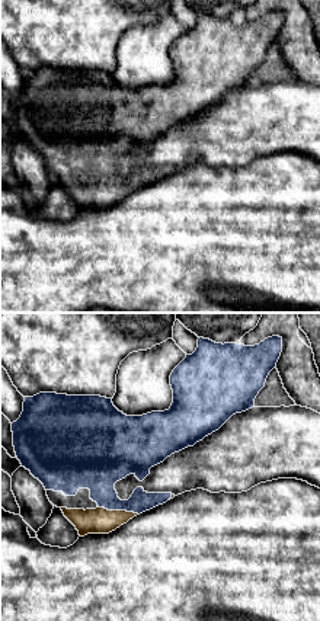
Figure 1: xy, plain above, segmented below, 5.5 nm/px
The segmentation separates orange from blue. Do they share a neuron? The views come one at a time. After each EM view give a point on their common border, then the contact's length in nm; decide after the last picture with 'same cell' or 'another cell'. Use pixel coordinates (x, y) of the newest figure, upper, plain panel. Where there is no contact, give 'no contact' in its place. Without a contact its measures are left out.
(120, 185) | 220 nm

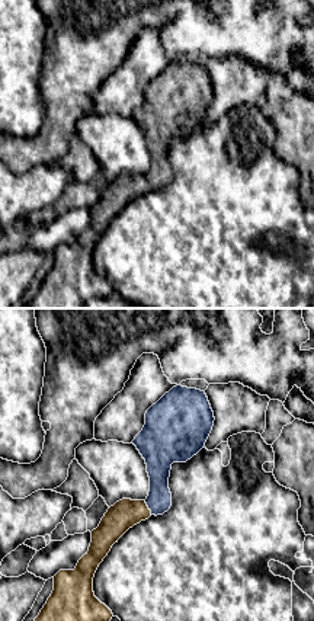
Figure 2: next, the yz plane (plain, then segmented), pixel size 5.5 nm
(147, 182) | 90 nm

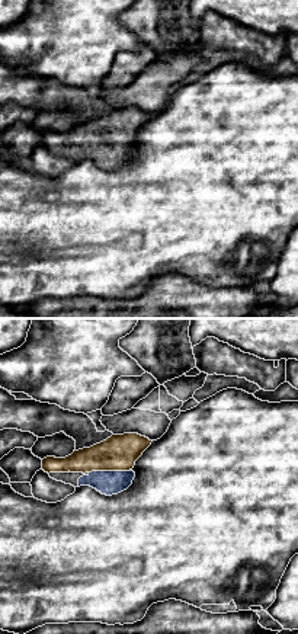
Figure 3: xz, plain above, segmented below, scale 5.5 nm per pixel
(109, 144) | 240 nm

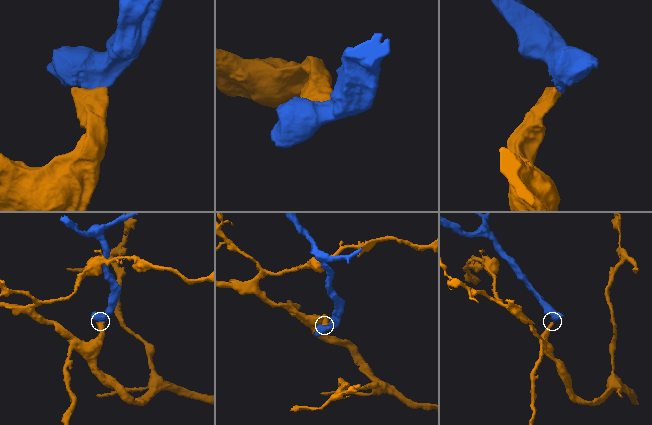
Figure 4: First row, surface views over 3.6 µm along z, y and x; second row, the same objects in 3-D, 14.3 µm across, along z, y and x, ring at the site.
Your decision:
same cell

